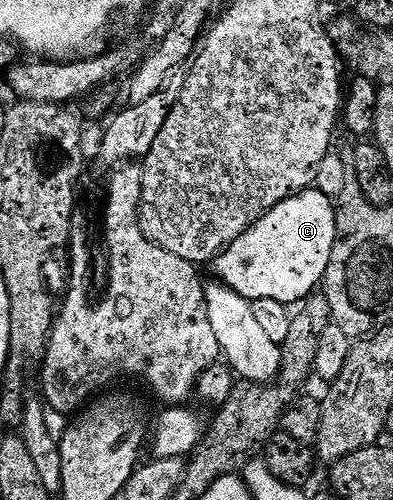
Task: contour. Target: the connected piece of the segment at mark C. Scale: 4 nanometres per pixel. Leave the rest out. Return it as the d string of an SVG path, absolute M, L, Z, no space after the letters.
M310 187L271 207L212 262L216 280L247 302L275 299L287 307L304 302L324 282L337 238L337 210L332 196Z

